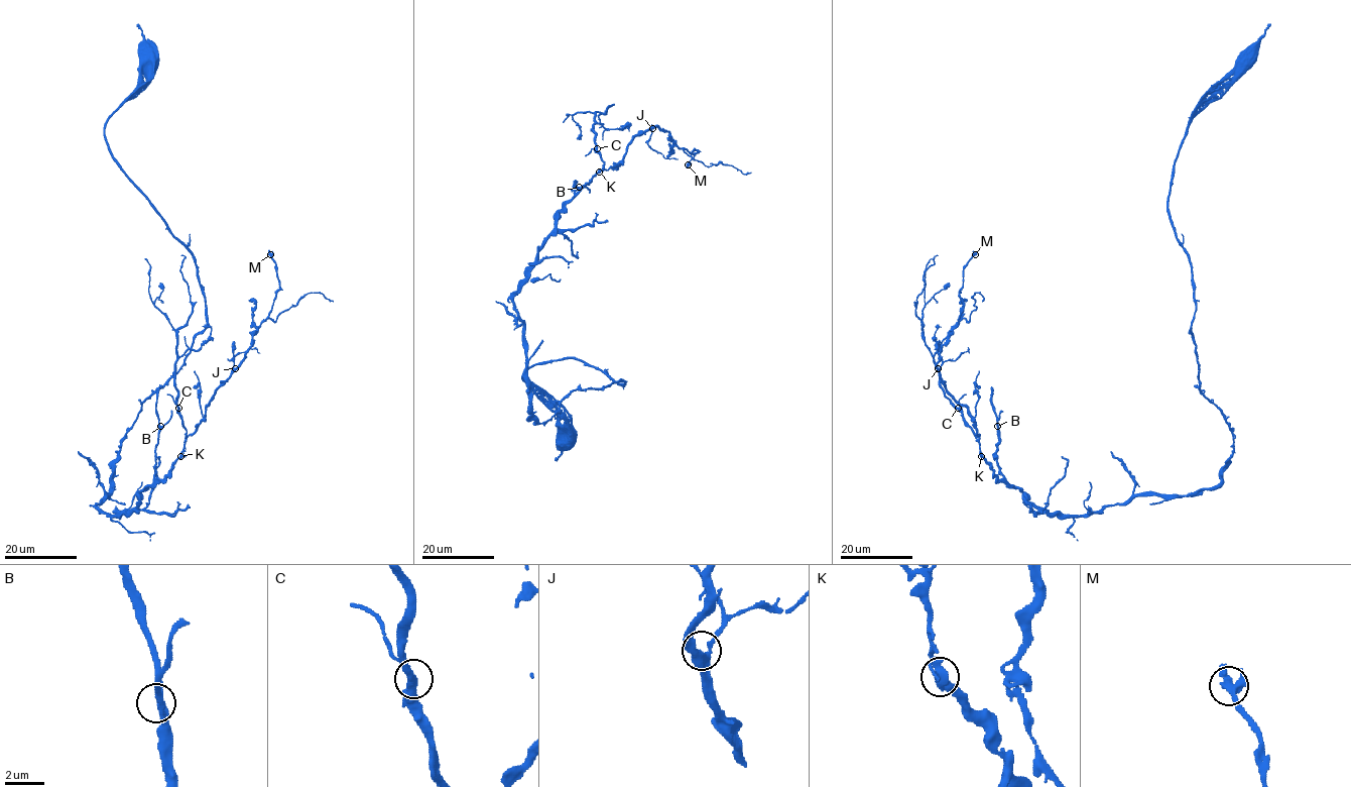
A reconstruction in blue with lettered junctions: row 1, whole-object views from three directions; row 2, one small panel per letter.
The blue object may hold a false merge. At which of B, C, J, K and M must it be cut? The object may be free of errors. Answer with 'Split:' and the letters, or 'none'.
Split: none

